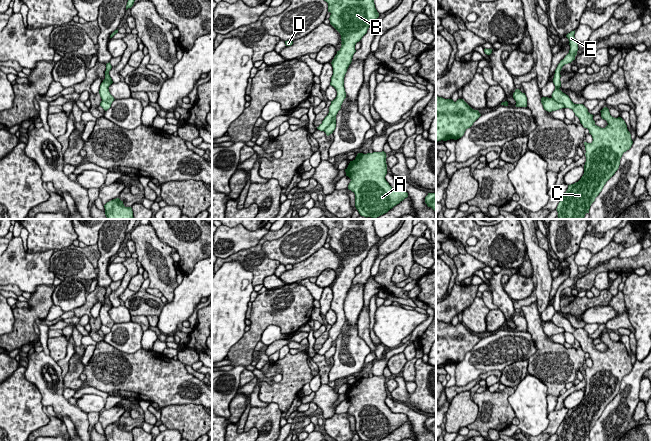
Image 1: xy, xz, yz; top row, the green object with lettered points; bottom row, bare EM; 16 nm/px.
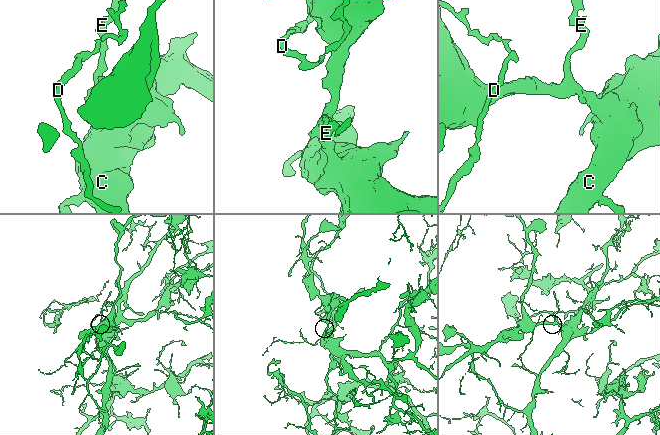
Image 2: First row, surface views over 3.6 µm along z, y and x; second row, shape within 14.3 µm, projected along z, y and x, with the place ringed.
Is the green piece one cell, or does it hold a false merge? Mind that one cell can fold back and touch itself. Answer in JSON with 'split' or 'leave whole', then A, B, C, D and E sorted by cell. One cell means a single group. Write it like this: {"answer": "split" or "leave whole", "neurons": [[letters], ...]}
{"answer": "leave whole", "neurons": [["A", "B", "C", "D", "E"]]}

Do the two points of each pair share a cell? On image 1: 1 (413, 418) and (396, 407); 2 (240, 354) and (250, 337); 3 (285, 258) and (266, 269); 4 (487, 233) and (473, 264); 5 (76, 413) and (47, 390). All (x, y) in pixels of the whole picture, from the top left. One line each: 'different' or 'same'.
1: same
2: same
3: different
4: different
5: same

